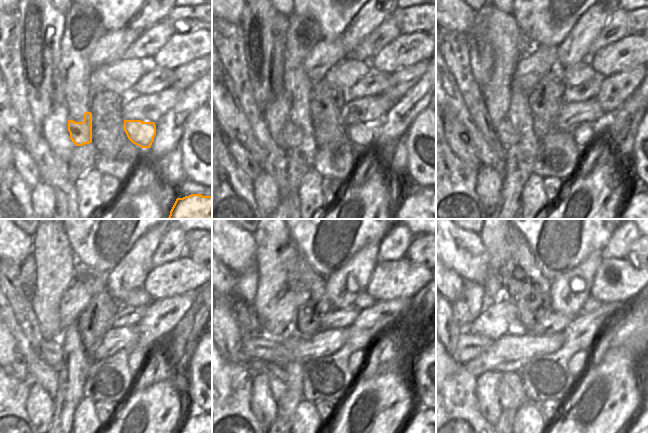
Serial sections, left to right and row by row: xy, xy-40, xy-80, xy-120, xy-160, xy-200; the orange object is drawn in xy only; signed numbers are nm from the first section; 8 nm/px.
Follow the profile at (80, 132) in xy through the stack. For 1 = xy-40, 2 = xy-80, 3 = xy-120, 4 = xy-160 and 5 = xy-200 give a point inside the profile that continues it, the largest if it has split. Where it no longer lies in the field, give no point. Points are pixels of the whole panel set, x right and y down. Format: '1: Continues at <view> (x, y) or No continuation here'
1: Continues at xy-40 (291, 135)
2: Continues at xy-80 (508, 135)
3: Continues at xy-120 (52, 352)
4: Continues at xy-160 (254, 347)
5: Continues at xy-200 (470, 346)

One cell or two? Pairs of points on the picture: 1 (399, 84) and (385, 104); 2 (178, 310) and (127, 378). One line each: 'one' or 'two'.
1: two
2: one

